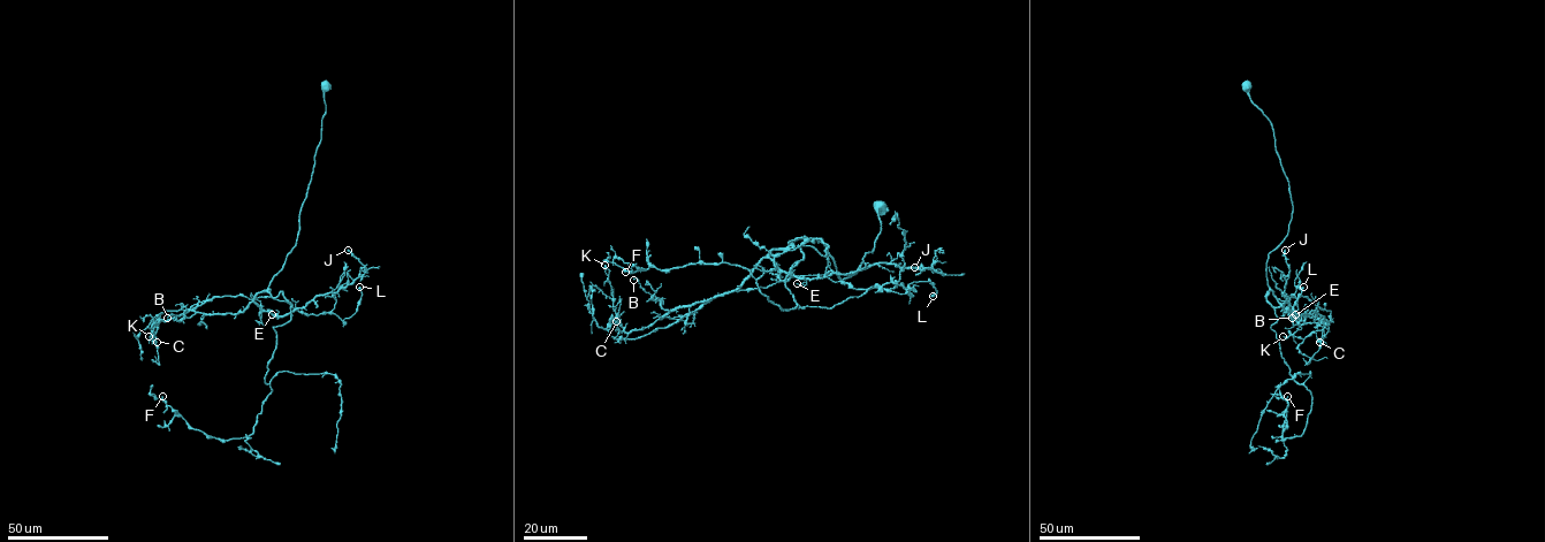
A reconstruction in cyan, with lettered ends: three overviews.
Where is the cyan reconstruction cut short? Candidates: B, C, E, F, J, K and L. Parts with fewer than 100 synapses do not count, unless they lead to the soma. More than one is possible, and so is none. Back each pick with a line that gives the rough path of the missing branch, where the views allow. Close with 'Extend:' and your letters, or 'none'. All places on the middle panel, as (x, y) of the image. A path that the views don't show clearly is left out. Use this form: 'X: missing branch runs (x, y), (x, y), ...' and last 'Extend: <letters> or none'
Extend: none

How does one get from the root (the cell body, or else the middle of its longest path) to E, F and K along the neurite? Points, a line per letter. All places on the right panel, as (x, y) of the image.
E: (1247, 85), (1271, 124), (1289, 185), (1287, 235), (1269, 254), (1265, 274), (1278, 302), (1295, 314)
F: (1247, 85), (1271, 124), (1293, 208), (1266, 262), (1270, 328), (1313, 397), (1303, 434), (1281, 440), (1287, 396)
K: (1247, 85), (1271, 124), (1293, 208), (1269, 254), (1268, 284), (1287, 312), (1326, 320), (1283, 336)

